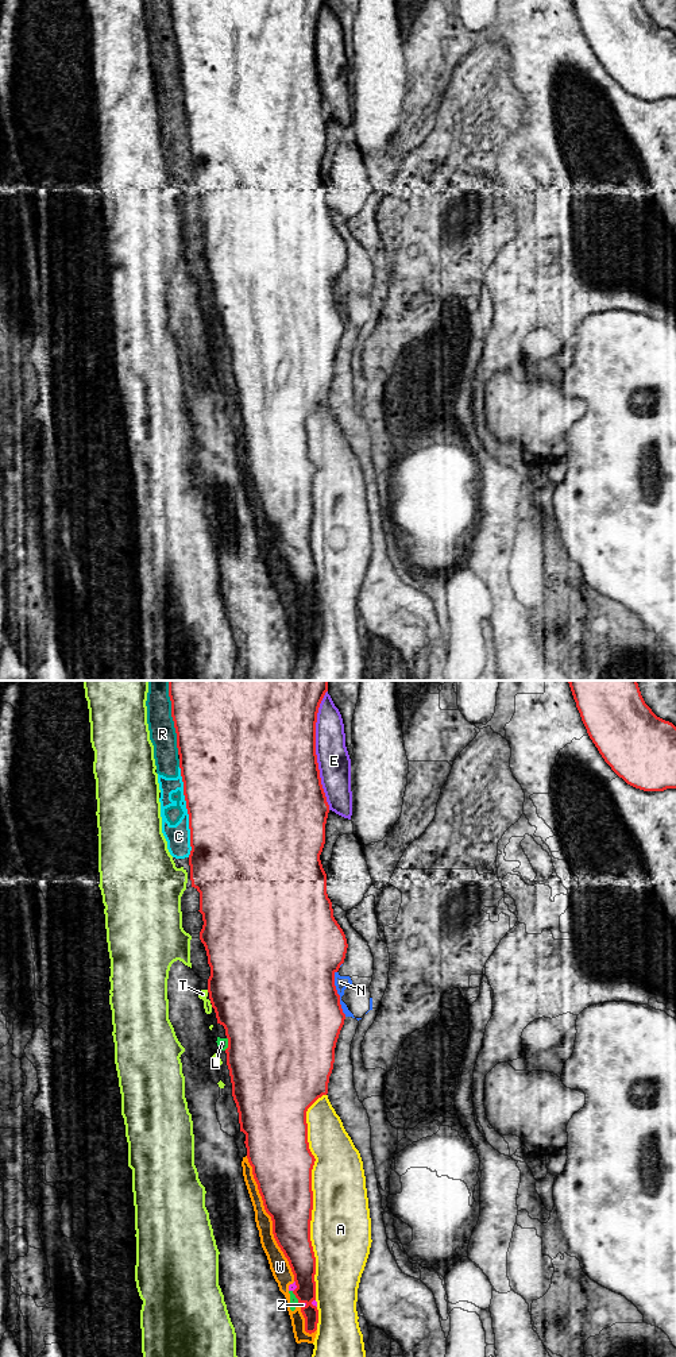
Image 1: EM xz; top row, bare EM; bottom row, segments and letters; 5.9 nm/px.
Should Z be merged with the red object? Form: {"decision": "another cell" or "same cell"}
{"decision": "another cell"}

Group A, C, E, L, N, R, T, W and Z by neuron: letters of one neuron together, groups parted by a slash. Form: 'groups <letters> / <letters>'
groups A / C L N R W Z / E / T

